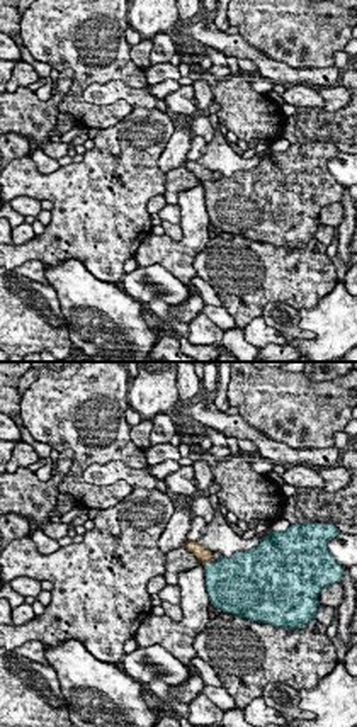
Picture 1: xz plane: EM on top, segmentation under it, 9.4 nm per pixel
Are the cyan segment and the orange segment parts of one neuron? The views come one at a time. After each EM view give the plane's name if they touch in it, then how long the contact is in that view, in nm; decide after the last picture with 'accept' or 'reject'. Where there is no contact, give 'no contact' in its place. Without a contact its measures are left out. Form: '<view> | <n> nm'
xz | 110 nm

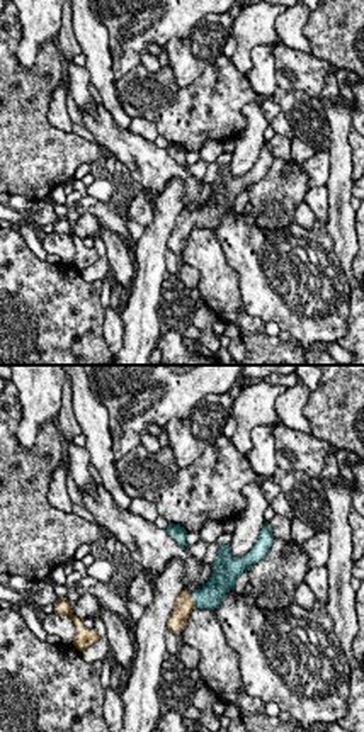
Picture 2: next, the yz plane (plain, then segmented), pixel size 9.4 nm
yz | 130 nm

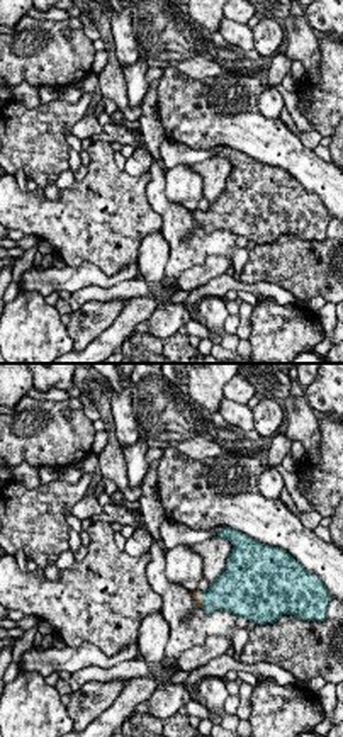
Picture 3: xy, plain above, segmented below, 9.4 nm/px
xy | 170 nm

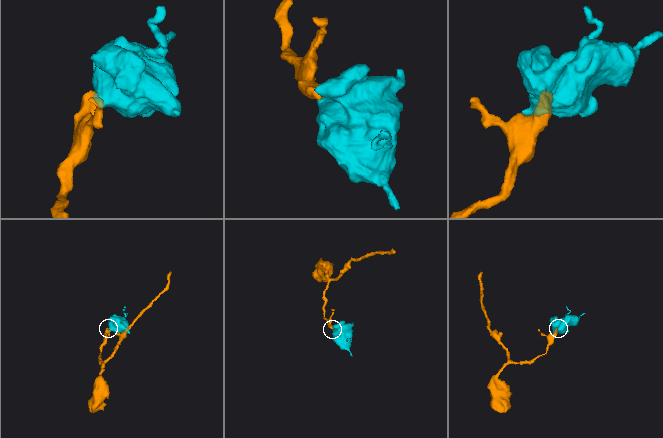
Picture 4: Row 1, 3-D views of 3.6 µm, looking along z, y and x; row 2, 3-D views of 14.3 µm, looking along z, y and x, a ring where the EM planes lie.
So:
accept

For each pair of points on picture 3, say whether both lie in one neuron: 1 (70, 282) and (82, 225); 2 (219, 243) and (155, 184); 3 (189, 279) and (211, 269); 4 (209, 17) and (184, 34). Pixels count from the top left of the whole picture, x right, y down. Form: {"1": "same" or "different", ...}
{"1": "different", "2": "same", "3": "same", "4": "different"}

